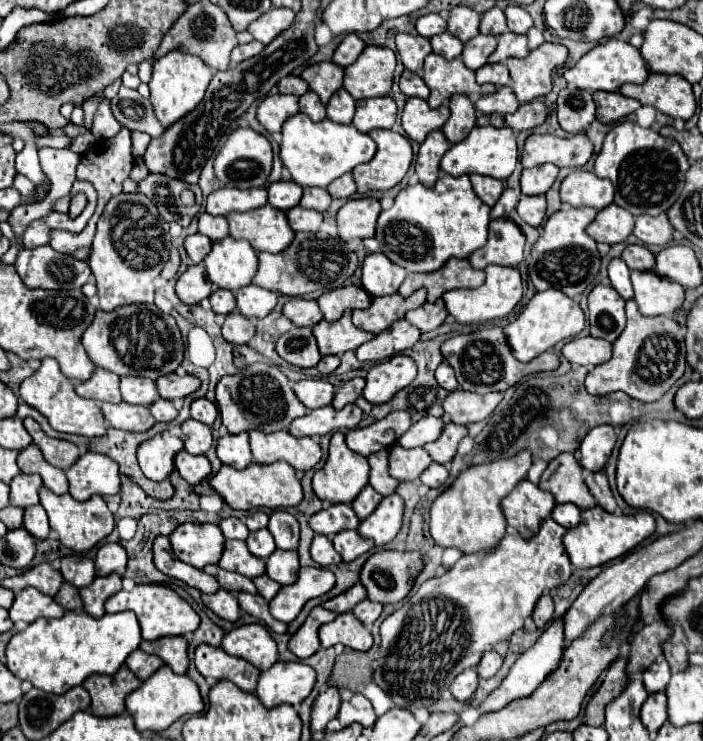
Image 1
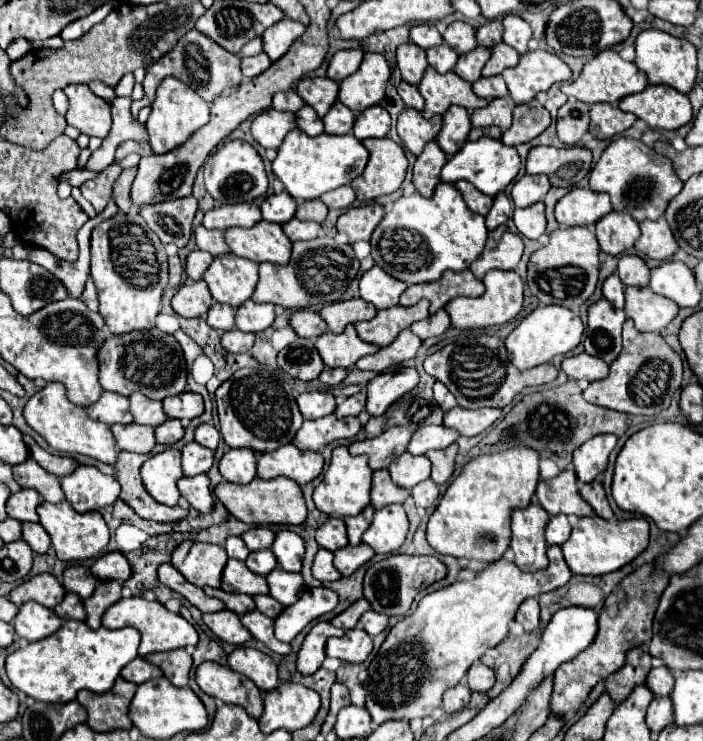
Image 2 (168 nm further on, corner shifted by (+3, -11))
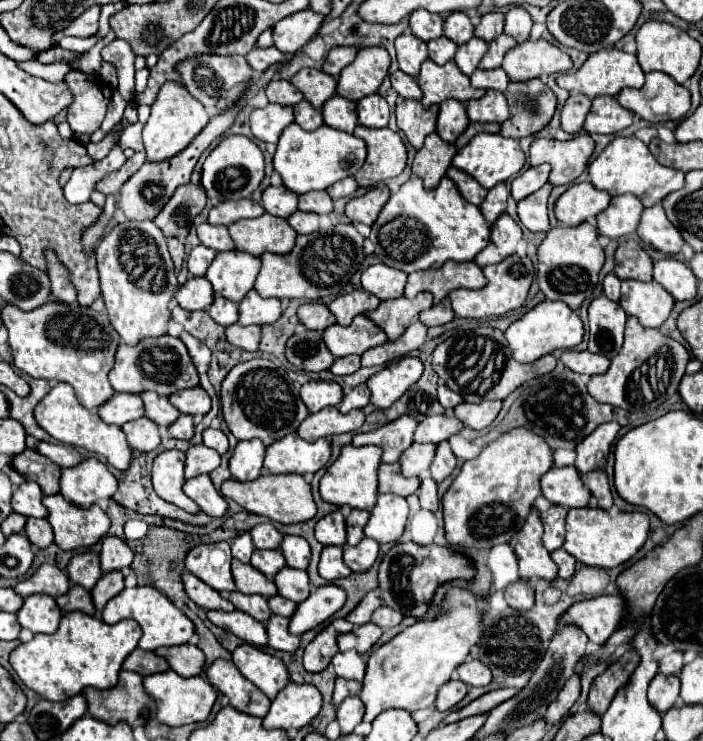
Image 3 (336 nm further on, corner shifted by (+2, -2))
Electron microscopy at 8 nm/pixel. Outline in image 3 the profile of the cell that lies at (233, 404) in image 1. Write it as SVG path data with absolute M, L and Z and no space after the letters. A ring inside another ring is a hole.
M255 358L239 362L225 376L221 384L221 414L237 440L259 438L269 446L289 432L295 432L299 422L309 416L309 410L299 398L299 384L293 382L285 370L277 368L271 360Z

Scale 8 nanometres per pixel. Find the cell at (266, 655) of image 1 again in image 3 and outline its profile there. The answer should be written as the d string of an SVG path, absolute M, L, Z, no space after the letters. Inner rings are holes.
M253 644L237 646L233 652L233 662L239 668L239 672L271 700L289 682L285 664L279 658L255 648Z

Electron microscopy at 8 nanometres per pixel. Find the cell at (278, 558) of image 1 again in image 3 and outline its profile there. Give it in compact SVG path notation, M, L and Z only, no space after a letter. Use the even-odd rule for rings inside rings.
M285 566L285 570L281 570L281 574L275 574L273 580L277 584L279 594L293 602L305 600L311 592L311 582L305 570L293 570L291 566Z

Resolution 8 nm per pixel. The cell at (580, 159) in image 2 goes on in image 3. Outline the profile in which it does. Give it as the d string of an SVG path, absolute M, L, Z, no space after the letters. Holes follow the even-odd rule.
M587 132L577 134L567 142L535 138L529 152L531 152L531 166L537 164L551 164L549 182L557 184L571 184L587 166L589 158L593 156L595 142Z

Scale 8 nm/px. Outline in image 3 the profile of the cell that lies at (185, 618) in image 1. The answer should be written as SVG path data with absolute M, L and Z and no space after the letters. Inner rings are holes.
M135 586L135 588L125 588L121 594L111 598L111 602L103 610L103 620L107 624L115 624L123 618L133 618L139 622L143 636L139 640L139 648L143 650L155 650L159 646L177 646L177 644L187 644L191 636L195 634L193 622L173 606L173 602L161 594L159 590L151 586Z

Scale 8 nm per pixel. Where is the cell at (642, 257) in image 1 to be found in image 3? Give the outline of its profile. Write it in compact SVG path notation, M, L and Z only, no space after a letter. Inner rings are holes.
M633 240L619 244L615 252L615 274L619 280L651 280L653 262L649 254Z

